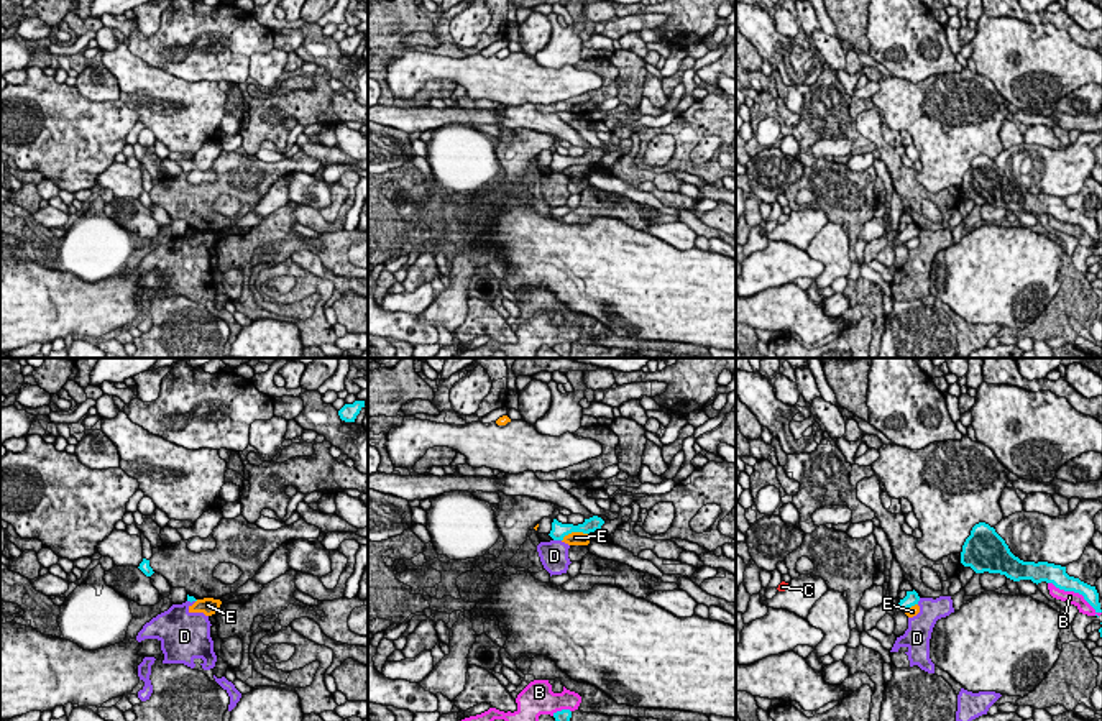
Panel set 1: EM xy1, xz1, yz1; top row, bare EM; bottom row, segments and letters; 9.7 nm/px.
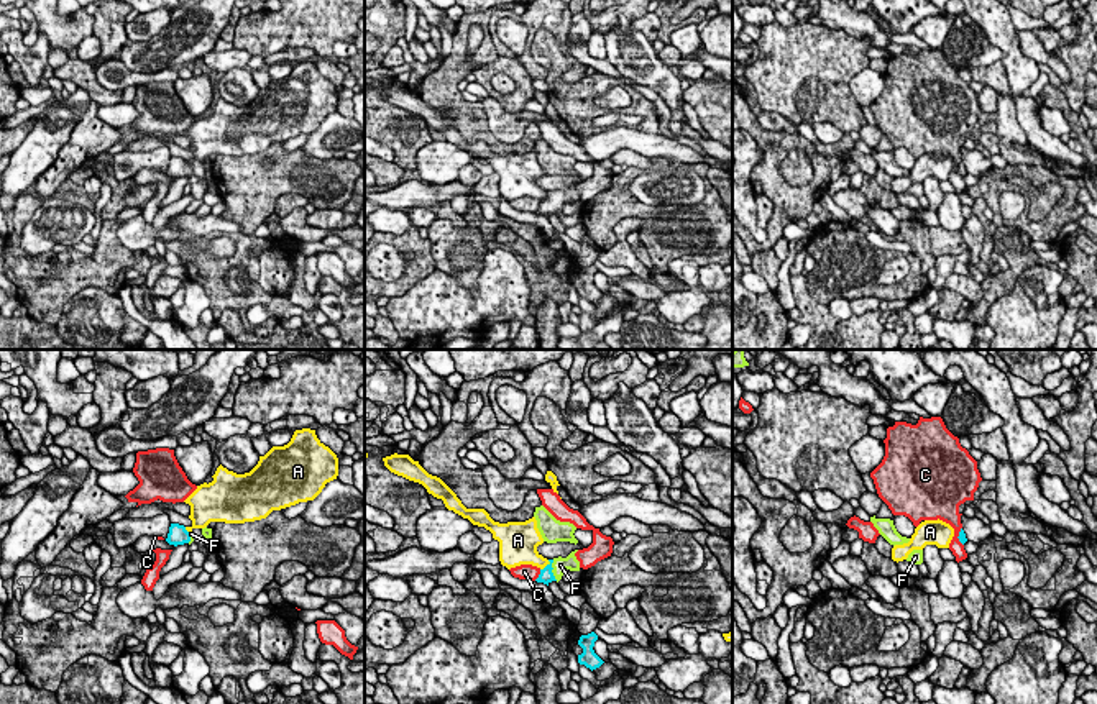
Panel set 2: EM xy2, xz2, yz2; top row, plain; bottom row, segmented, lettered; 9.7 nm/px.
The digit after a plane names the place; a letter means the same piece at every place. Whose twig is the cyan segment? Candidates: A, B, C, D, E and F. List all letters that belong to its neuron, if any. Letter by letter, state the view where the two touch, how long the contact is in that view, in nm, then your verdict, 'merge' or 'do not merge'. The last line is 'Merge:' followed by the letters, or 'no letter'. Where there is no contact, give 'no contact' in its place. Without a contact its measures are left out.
A: xz2 | 110 nm | do not merge
B: yz1 | 600 nm | do not merge
C: xz2 | 130 nm | do not merge
D: xz1 | 80 nm | do not merge
E: xz1 | 260 nm | do not merge
F: xz2 | 220 nm | merge
Merge: F

